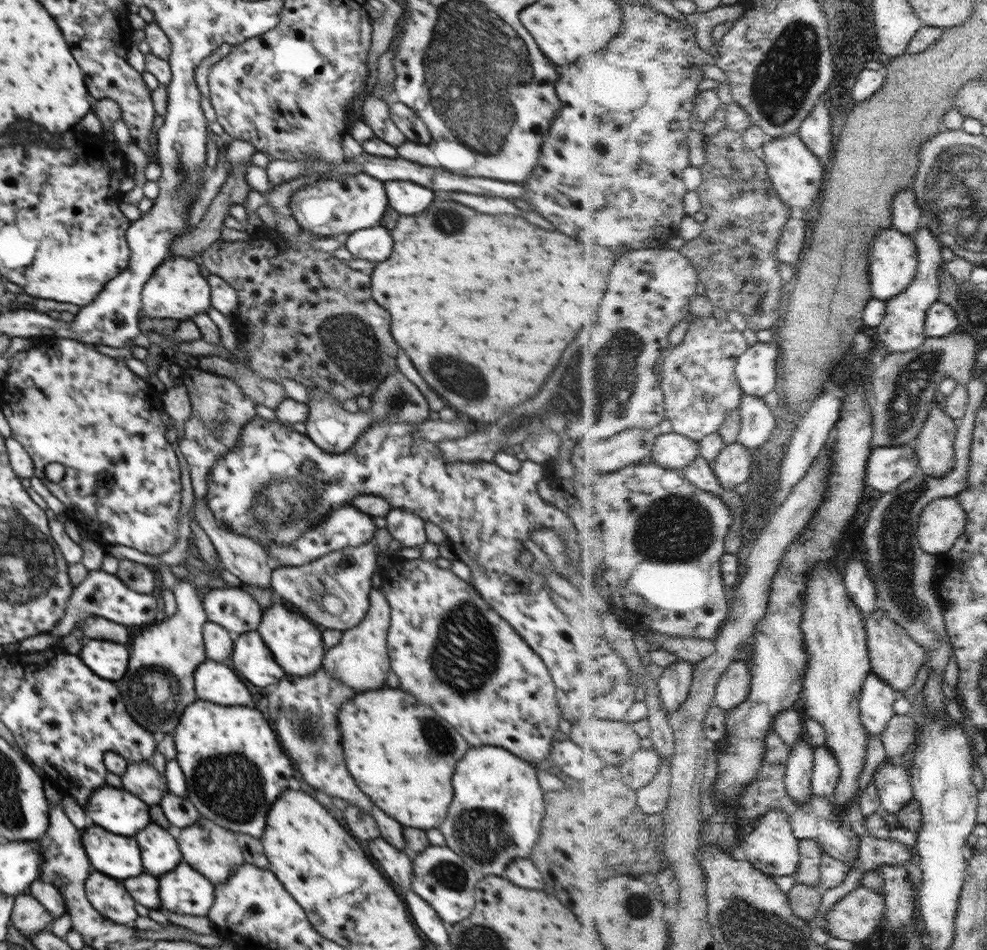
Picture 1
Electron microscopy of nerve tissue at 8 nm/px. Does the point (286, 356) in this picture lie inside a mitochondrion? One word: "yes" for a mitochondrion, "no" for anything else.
no

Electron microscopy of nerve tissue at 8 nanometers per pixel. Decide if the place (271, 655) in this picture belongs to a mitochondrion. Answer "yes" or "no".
no

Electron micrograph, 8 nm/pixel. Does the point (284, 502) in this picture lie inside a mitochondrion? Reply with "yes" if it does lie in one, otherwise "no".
yes

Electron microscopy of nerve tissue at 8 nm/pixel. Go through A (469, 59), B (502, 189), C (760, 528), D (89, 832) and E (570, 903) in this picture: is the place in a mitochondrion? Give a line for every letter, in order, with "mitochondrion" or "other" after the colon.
A: mitochondrion
B: other
C: other
D: other
E: other

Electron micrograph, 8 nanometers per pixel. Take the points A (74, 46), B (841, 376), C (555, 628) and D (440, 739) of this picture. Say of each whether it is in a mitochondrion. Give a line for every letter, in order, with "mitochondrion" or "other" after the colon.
A: other
B: other
C: other
D: mitochondrion

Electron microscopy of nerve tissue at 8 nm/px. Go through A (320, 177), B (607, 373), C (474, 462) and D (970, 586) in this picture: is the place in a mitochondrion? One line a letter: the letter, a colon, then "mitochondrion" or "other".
A: other
B: mitochondrion
C: other
D: other

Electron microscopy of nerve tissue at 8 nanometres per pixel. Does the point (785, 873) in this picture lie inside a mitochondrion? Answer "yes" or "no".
no

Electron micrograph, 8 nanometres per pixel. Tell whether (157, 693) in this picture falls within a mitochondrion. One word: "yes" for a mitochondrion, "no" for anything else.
yes

